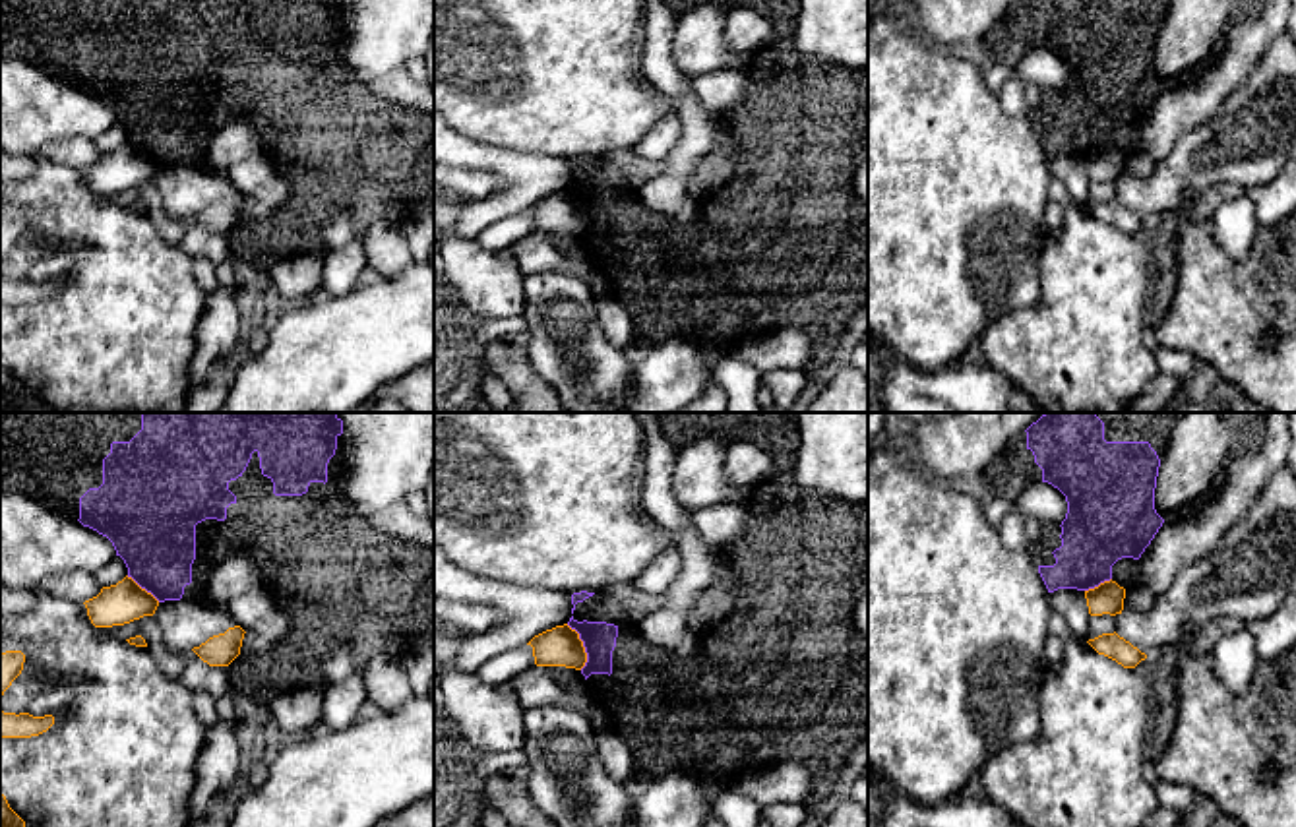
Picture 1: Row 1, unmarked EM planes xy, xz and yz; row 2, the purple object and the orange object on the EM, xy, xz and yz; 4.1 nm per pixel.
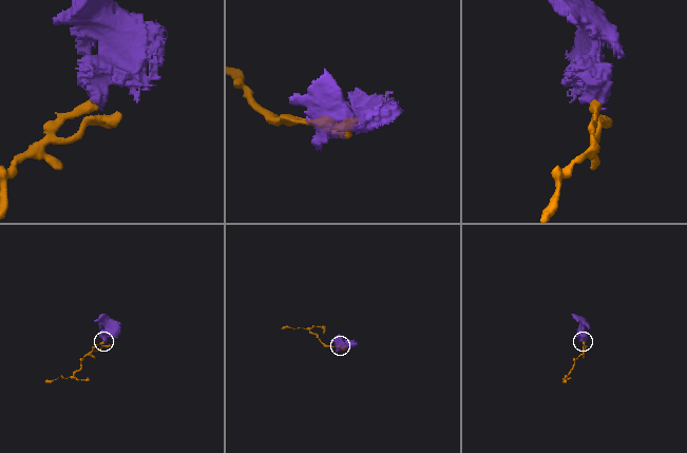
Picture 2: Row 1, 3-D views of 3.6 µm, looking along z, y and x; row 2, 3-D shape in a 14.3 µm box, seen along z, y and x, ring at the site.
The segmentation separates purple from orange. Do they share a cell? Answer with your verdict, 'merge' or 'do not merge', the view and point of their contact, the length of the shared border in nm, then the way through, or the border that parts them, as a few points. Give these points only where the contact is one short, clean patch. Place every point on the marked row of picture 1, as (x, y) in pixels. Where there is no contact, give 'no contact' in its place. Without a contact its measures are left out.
do not merge | xz (584, 645) | 200 nm | along xz (566, 624), (582, 642), (586, 653), (582, 669)

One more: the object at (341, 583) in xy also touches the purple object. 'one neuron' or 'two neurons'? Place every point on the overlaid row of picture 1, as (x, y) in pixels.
one neuron

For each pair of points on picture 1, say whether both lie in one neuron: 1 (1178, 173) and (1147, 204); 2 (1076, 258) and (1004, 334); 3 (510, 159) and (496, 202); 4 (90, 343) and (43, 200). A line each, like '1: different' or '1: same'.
1: same
2: same
3: same
4: same

